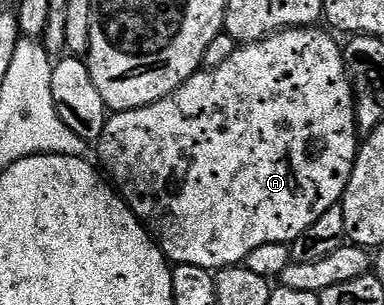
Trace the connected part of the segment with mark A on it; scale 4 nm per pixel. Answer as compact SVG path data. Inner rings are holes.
M293 27L269 35L267 39L237 46L236 52L226 57L222 65L197 70L196 74L191 75L174 93L145 107L117 111L109 118L98 140L101 163L99 166L120 198L148 228L165 259L176 265L198 265L213 273L221 267L234 267L243 264L247 260L244 258L254 254L259 247L268 247L271 243L295 244L304 232L312 228L314 221L322 217L322 213L326 213L343 200L348 179L352 176L352 167L356 164L358 150L356 100L350 75L346 70L345 52L327 35L327 30L316 30L320 29Z

